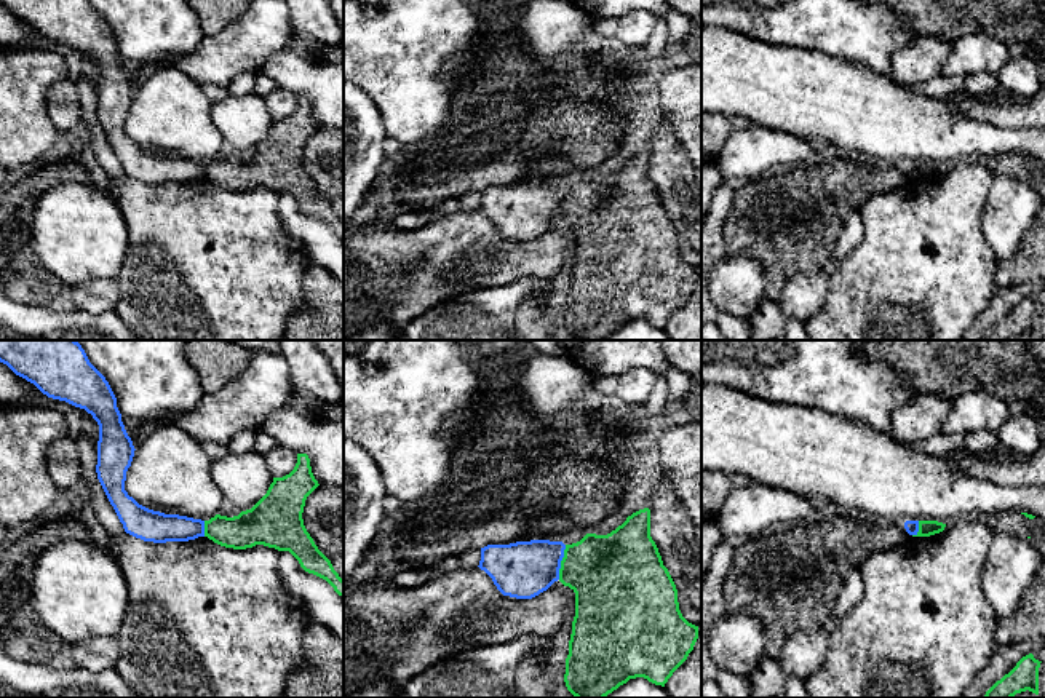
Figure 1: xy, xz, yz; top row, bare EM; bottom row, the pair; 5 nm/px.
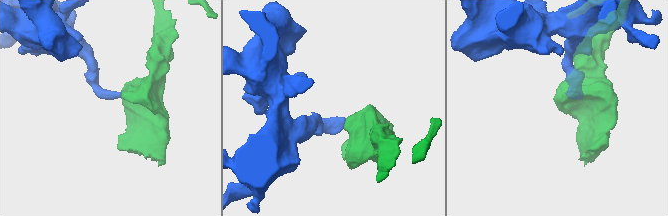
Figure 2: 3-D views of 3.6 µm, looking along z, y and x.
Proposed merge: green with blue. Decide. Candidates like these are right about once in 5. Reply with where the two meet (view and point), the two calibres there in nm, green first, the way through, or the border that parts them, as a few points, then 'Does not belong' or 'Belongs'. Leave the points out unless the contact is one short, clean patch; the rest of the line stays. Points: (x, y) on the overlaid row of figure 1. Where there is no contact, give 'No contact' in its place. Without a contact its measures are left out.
Touches green at xz (561, 563). Thickness 400 nm (green) against 280 nm. Boundary: xz (566, 545), (558, 579). Does not belong

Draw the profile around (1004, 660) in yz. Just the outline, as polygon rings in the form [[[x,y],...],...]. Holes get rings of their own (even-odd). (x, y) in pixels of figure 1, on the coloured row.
[[[1045,637],[1027,640],[1021,645],[1010,644],[999,647],[989,663],[976,674],[975,680],[959,698],[983,698],[986,692],[1008,674],[1023,656],[1034,652],[1040,652],[1045,660]]]

